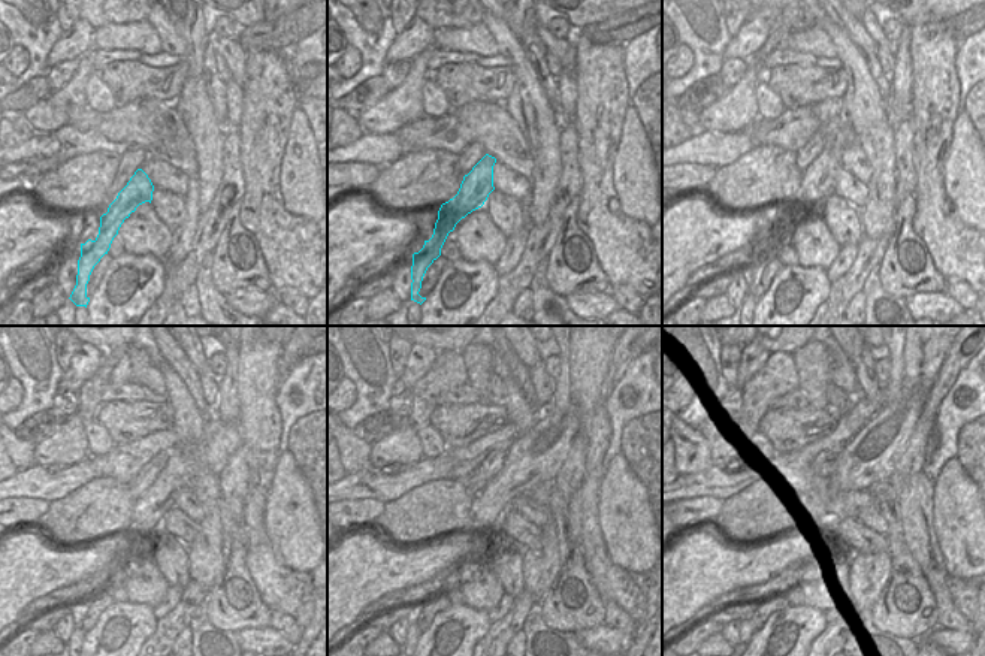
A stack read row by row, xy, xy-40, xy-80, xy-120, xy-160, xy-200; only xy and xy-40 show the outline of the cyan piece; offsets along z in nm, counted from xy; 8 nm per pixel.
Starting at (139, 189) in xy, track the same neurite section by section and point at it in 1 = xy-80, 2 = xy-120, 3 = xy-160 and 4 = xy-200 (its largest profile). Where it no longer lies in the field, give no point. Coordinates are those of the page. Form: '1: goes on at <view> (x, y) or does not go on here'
1: goes on at xy-80 (818, 181)
2: goes on at xy-120 (218, 441)
3: goes on at xy-160 (537, 456)
4: goes on at xy-200 (870, 458)

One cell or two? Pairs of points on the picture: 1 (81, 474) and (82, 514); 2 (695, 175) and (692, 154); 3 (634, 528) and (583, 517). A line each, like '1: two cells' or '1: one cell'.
1: two cells
2: two cells
3: two cells

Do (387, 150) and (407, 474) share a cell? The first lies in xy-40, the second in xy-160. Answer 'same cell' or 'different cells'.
same cell

